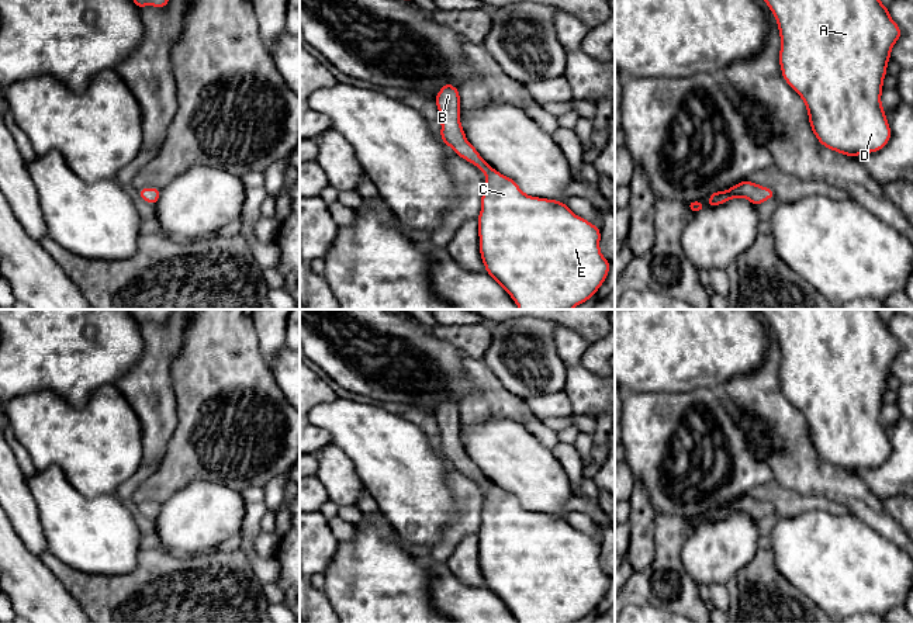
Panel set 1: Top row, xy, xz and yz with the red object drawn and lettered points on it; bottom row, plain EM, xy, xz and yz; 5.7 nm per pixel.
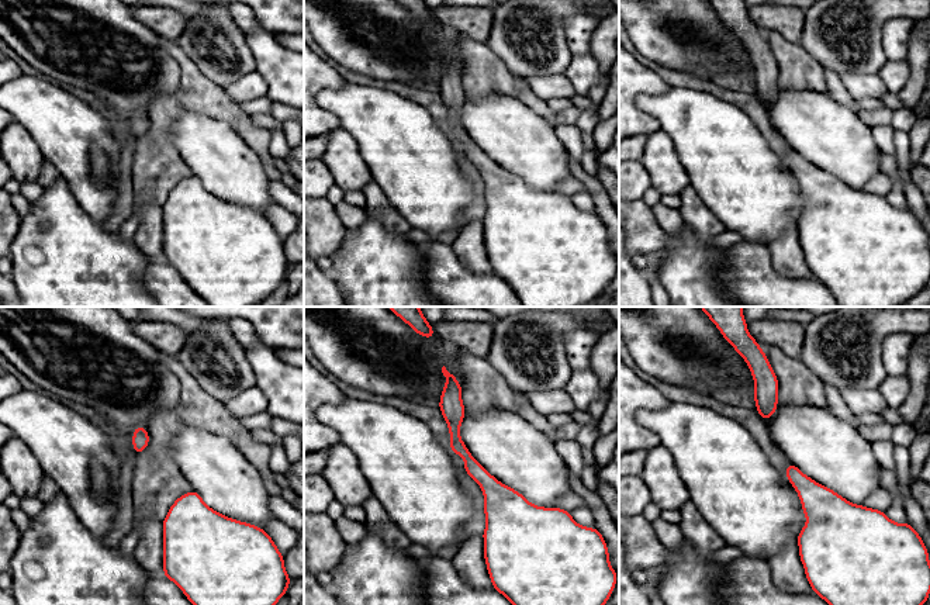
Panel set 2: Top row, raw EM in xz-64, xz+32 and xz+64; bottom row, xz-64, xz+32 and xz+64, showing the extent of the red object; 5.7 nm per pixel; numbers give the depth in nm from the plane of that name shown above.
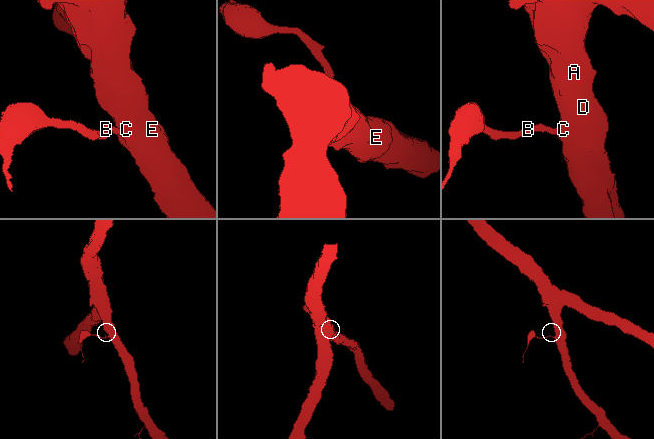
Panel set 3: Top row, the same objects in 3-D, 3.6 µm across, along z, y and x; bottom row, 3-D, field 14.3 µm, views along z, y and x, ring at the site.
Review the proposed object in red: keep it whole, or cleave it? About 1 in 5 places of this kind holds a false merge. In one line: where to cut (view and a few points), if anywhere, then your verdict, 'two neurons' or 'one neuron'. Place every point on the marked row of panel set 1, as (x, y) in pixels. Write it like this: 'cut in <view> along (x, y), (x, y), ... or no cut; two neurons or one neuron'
no cut; one neuron

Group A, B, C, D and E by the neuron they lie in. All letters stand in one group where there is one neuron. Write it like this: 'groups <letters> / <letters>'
groups A B C D E

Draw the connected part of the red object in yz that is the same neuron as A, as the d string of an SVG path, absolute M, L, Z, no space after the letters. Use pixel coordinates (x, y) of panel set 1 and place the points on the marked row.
M764 0L774 14L781 38L779 66L784 80L805 101L816 139L834 152L855 158L883 149L890 136L881 103L883 77L902 30L881 0Z

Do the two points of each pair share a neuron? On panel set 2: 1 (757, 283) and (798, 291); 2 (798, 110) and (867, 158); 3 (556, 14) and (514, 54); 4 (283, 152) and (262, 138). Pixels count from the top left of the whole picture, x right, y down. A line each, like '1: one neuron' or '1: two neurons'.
1: one neuron
2: one neuron
3: one neuron
4: two neurons

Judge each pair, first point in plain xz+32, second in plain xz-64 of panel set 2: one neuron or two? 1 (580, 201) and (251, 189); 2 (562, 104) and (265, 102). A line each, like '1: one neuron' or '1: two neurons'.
1: two neurons
2: one neuron

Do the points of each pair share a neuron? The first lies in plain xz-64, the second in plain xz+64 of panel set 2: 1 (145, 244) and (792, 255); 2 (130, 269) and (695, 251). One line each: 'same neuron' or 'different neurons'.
1: same neuron
2: same neuron

